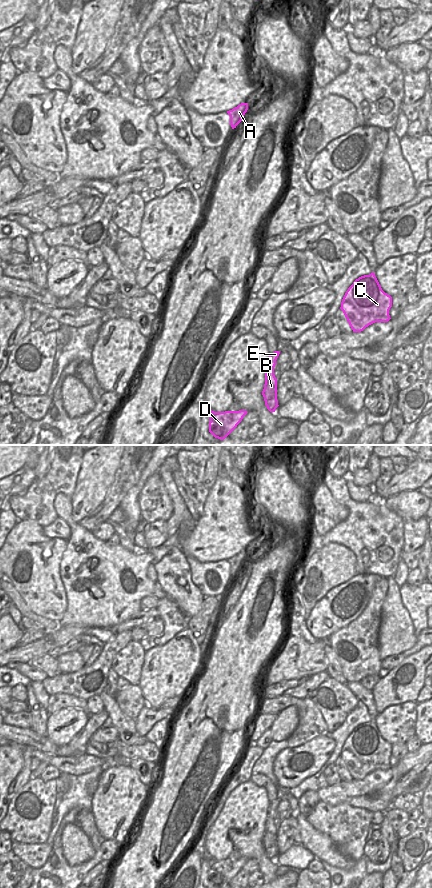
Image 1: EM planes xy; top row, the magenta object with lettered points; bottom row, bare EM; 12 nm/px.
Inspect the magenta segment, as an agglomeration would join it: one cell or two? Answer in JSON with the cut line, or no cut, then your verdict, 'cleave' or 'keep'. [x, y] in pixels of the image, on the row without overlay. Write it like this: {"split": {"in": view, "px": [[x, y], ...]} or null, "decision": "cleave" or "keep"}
{"split": {"in": "xy", "px": [[267, 817], [273, 819]]}, "decision": "cleave"}

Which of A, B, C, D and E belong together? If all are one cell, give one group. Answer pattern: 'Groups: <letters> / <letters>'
Groups: A B / C D E

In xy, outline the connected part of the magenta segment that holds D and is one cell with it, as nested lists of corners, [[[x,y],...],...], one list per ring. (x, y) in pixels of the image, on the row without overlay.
[[[210,858],[209,880],[220,888],[224,888],[242,869],[246,858],[214,860]]]

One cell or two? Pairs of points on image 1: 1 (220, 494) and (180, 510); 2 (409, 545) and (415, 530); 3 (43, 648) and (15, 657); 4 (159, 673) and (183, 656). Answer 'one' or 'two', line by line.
1: two
2: one
3: one
4: one

